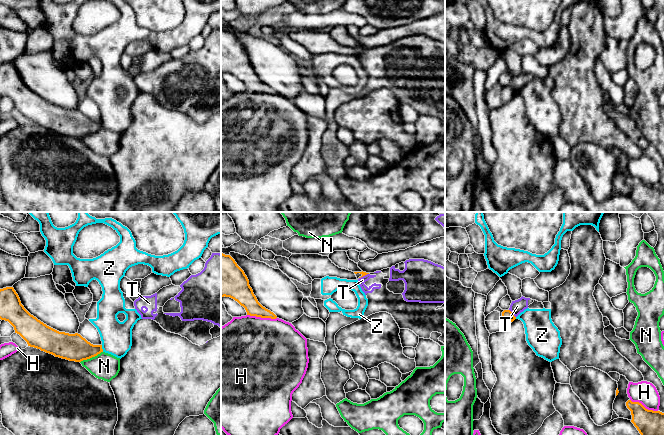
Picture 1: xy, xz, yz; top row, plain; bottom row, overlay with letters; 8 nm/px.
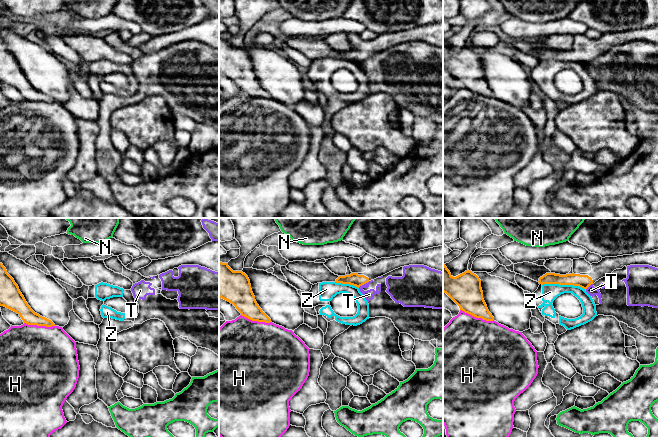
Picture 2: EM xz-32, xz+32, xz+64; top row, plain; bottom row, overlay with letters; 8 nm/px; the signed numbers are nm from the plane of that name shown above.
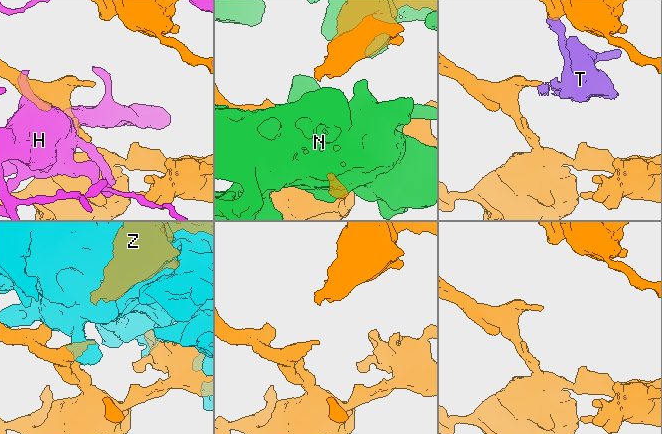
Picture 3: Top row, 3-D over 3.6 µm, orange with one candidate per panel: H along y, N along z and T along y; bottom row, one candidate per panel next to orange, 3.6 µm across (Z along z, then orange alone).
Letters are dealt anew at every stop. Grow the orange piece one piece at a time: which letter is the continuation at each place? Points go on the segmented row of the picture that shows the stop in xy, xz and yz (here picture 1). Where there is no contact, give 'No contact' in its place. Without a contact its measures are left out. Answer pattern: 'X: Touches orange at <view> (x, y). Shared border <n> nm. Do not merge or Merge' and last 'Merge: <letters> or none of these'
H: Touches orange at xz (262, 317). Shared border 240 nm. Do not merge
N: Touches orange at xy (91, 357). Shared border 200 nm. Do not merge
T: Touches orange at yz (512, 313). Shared border 90 nm. Do not merge
Z: Touches orange at xy (101, 348). Shared border 60 nm. Do not merge
Merge: none of these

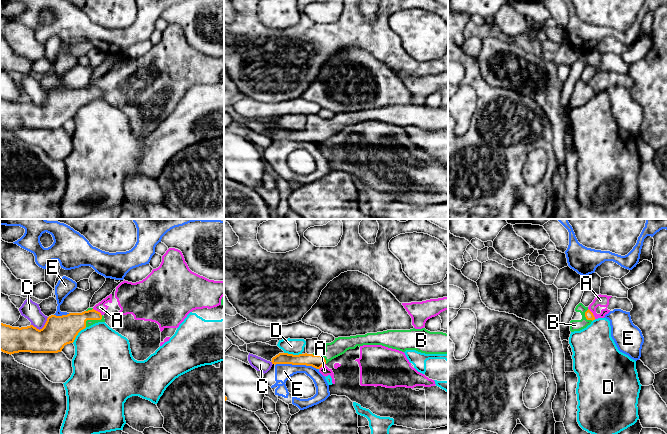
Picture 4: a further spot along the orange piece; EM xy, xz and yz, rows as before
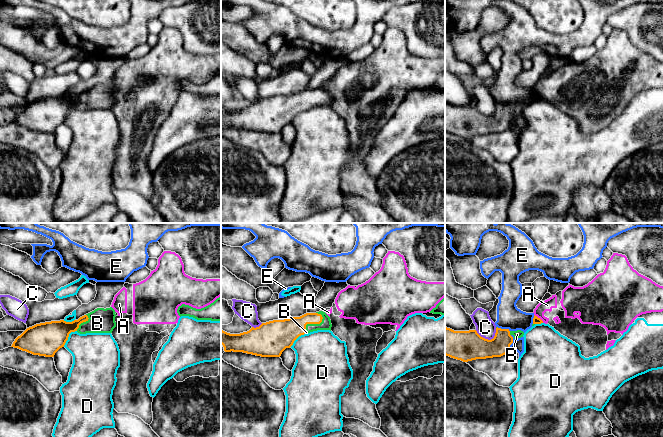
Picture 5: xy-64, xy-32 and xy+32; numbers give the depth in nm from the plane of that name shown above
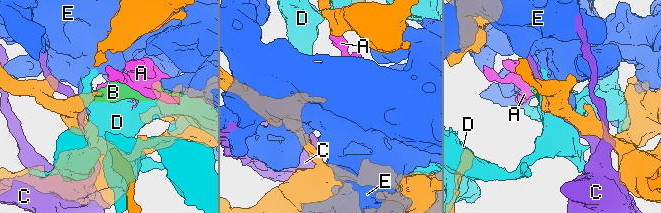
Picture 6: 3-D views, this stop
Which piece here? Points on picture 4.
A: Touches orange at yz (592, 313). Shared border 110 nm. Do not merge
B: Touches orange at xy (92, 319). Shared border 170 nm. Merge
C: Touches orange at xy (42, 328). Shared border 160 nm. Do not merge
D: Touches orange at xy (77, 334). Shared border 170 nm. Do not merge
E: Touches orange at xz (296, 364). Shared border 340 nm. Do not merge
Merge: B

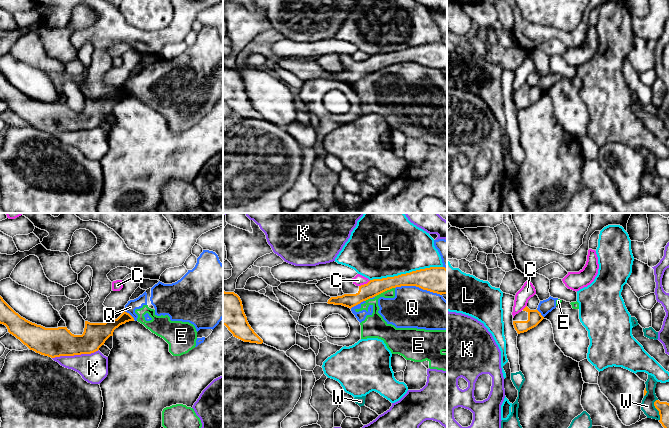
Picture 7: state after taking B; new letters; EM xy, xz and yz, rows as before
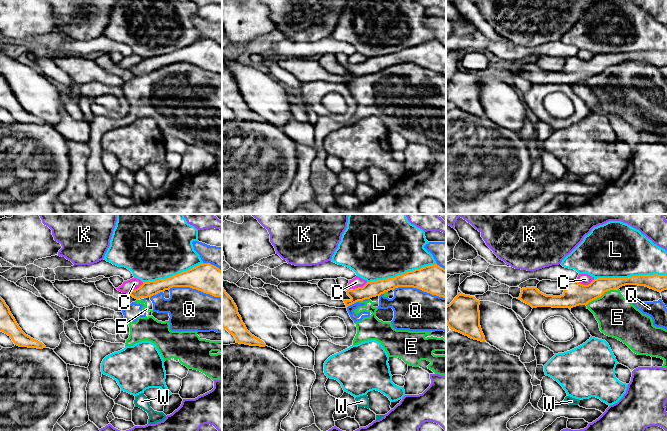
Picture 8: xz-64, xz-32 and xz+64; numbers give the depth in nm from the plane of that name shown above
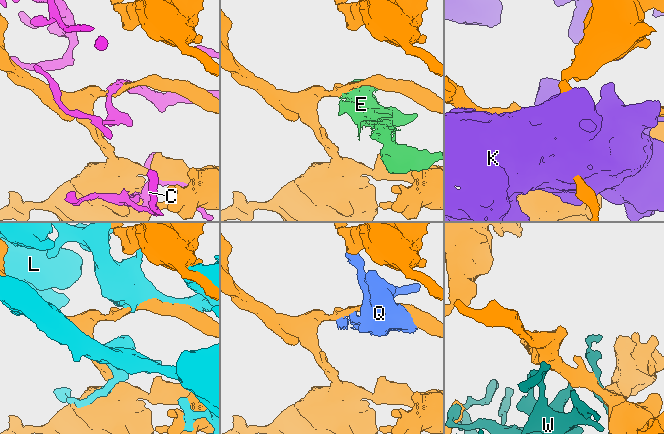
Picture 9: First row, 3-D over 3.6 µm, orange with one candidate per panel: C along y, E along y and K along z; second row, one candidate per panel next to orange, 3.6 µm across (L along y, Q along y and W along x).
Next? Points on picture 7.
C: Touches orange at xz (364, 284). Shared border 110 nm. Do not merge
E: Touches orange at xz (384, 291). Shared border 180 nm. Do not merge
K: Touches orange at xy (75, 354). Shared border 380 nm. Do not merge
L: Touches orange at xz (406, 273). Shared border 600 nm. Do not merge
Q: Touches orange at xz (418, 286). Shared border 380 nm. Do not merge
W: Touches orange at yz (657, 409). Shared border 180 nm. Do not merge
Merge: none of these

